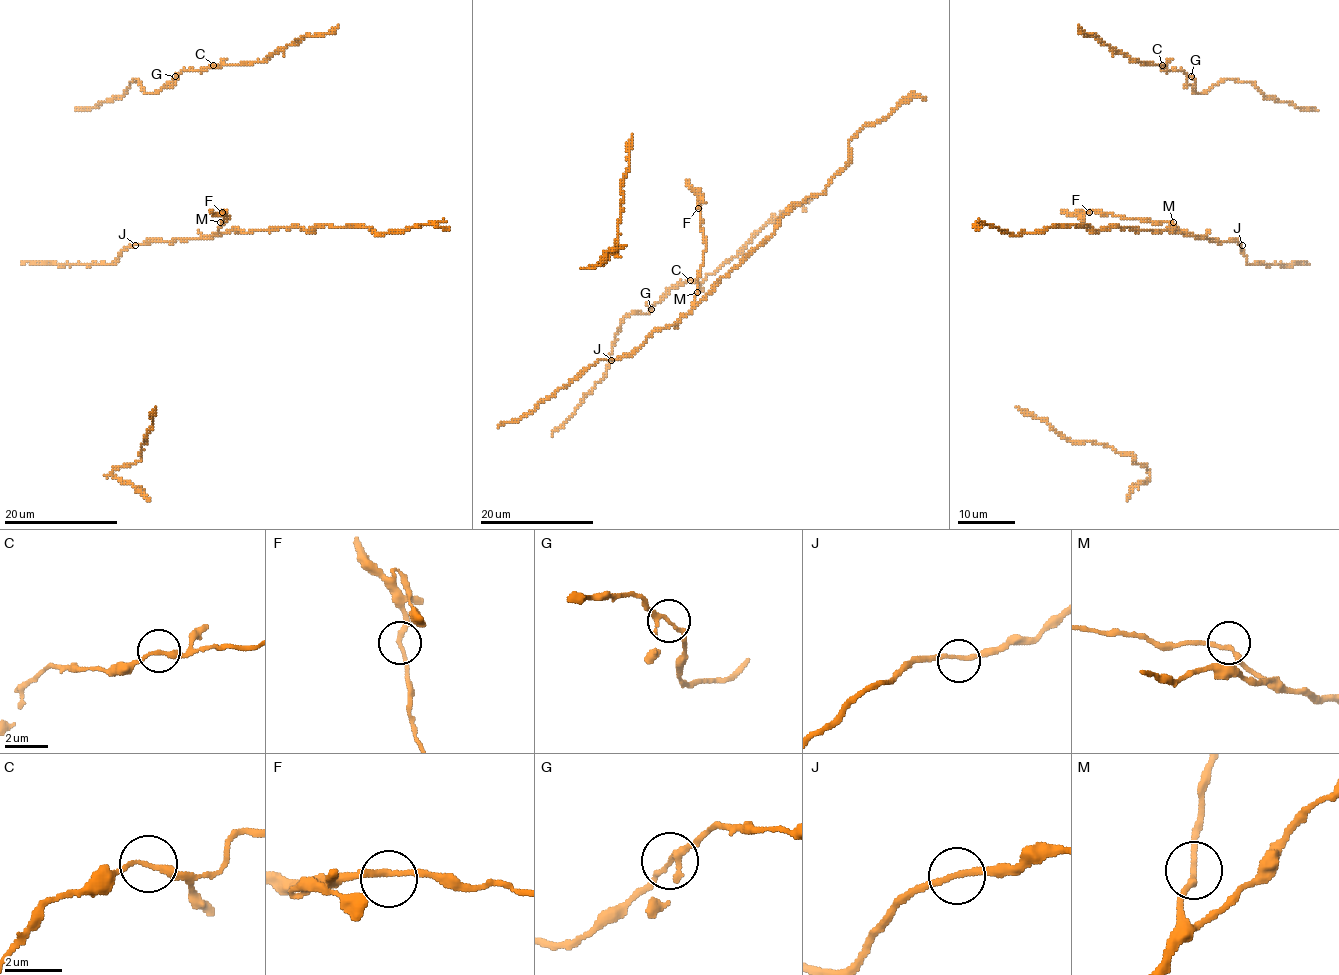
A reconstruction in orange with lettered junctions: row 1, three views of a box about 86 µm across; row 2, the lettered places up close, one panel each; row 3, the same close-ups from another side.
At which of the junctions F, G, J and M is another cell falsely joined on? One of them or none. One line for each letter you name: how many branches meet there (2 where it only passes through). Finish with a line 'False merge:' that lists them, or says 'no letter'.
False merge: no letter

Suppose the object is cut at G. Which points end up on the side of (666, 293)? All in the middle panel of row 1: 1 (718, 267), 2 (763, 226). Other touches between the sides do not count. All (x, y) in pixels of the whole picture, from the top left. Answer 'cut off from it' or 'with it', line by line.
1: with it
2: with it

